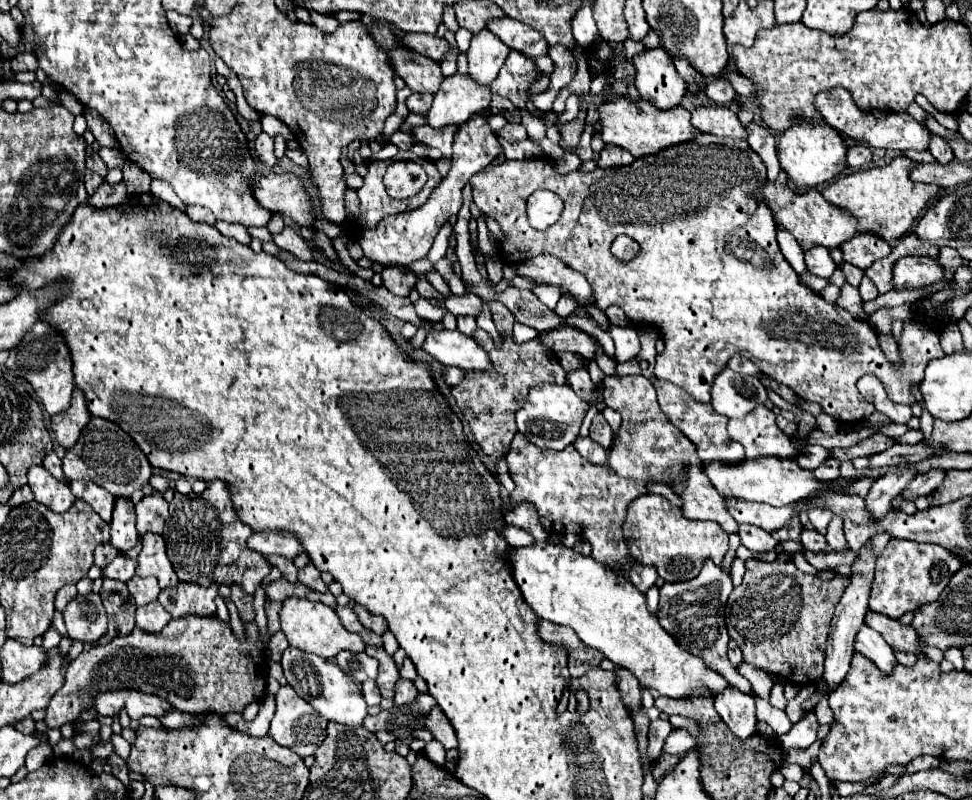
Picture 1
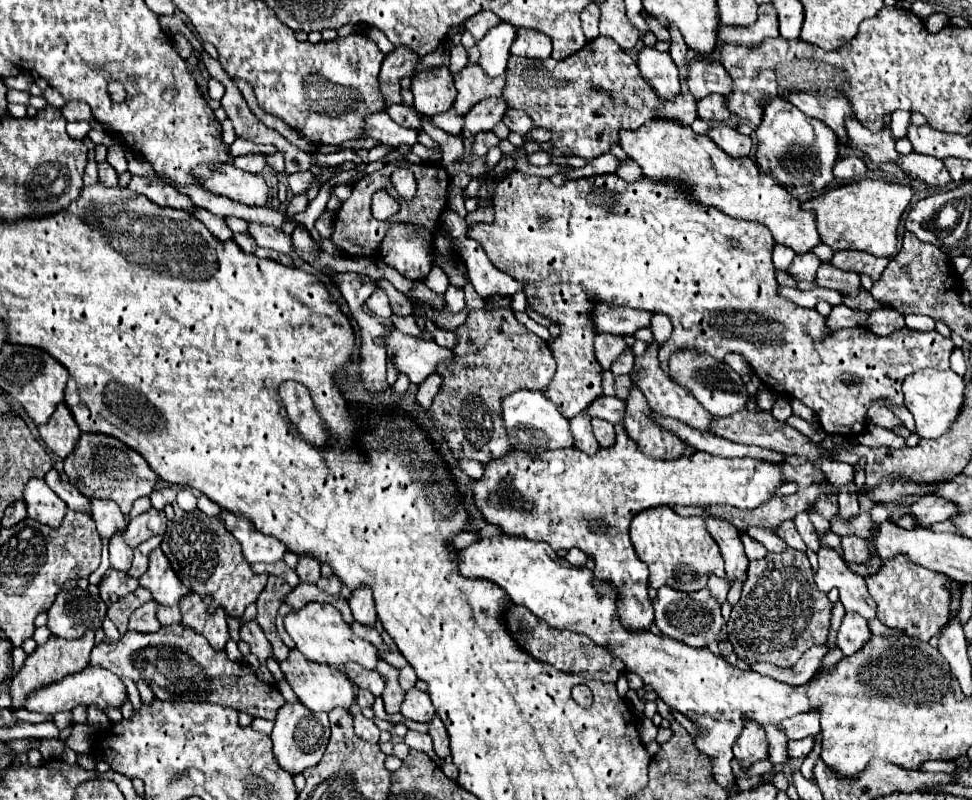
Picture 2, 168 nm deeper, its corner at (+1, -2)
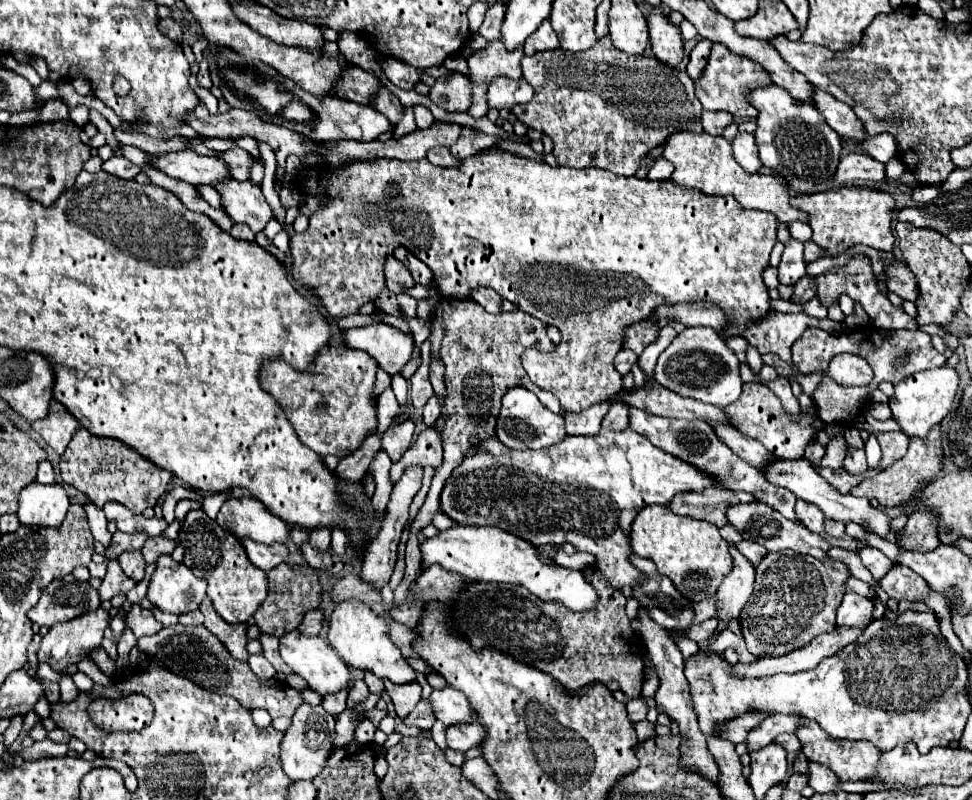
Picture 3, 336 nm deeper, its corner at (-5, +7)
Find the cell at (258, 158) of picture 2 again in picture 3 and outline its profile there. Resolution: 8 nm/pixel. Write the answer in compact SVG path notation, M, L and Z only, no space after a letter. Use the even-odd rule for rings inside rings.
M234 146L234 148L226 150L226 152L216 152L216 158L220 158L228 166L232 178L236 178L240 182L248 180L248 172L250 172L250 166L252 166L252 158L250 158L250 154L246 150Z

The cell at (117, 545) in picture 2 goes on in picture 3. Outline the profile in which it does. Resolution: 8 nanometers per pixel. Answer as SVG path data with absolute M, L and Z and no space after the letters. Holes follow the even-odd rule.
M130 550L130 552L124 552L120 554L118 558L118 564L120 568L124 570L124 574L128 574L128 578L140 582L144 578L144 568L146 568L146 560L142 556L140 550Z

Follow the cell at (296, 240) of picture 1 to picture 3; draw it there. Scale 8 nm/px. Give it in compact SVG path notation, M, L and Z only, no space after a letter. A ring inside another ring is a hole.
M226 178L214 188L222 198L224 212L236 224L248 224L254 232L260 232L274 218L260 186L254 186L250 180L238 182L234 178Z

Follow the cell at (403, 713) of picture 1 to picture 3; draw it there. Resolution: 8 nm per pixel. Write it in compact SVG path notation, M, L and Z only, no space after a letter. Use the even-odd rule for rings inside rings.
M364 720L356 726L354 730L354 738L358 744L372 744L374 742L374 724L370 720Z

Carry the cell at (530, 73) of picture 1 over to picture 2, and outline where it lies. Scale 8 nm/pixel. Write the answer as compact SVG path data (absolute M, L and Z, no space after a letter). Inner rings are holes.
M596 37L594 41L588 41L580 51L574 55L556 61L556 59L518 59L510 55L510 91L502 91L502 97L506 103L512 103L514 109L526 111L534 127L544 127L550 129L552 135L552 145L554 145L554 155L578 155L584 159L594 159L610 149L610 145L618 143L618 131L624 129L638 129L652 117L670 117L678 119L682 123L692 125L696 119L696 99L686 93L678 95L670 101L662 101L654 95L652 87L642 79L636 61L622 49L618 47L610 37Z

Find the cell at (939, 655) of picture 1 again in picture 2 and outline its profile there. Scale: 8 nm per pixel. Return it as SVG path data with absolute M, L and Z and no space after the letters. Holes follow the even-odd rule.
M900 553L882 561L882 567L878 573L866 579L866 585L870 597L878 605L878 619L886 627L900 627L908 637L928 643L930 637L946 625L950 615L950 589L946 587L948 581L950 579L946 579L946 575L920 567Z

